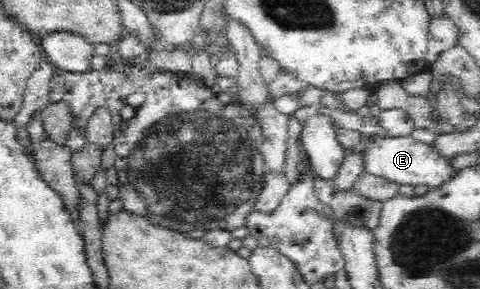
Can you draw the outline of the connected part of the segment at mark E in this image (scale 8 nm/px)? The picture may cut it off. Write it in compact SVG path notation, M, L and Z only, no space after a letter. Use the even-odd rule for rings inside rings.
M412 135L375 138L373 143L363 145L362 149L365 152L365 158L367 158L366 171L398 186L425 187L427 192L433 192L444 186L445 183L449 183L459 173L459 170L451 165L450 158L441 154L434 147L415 140Z

